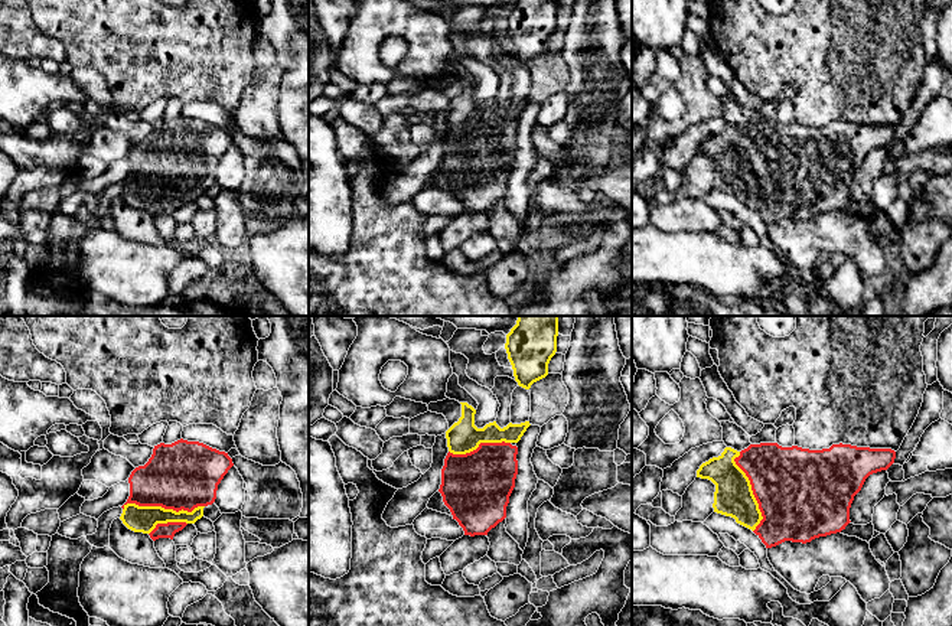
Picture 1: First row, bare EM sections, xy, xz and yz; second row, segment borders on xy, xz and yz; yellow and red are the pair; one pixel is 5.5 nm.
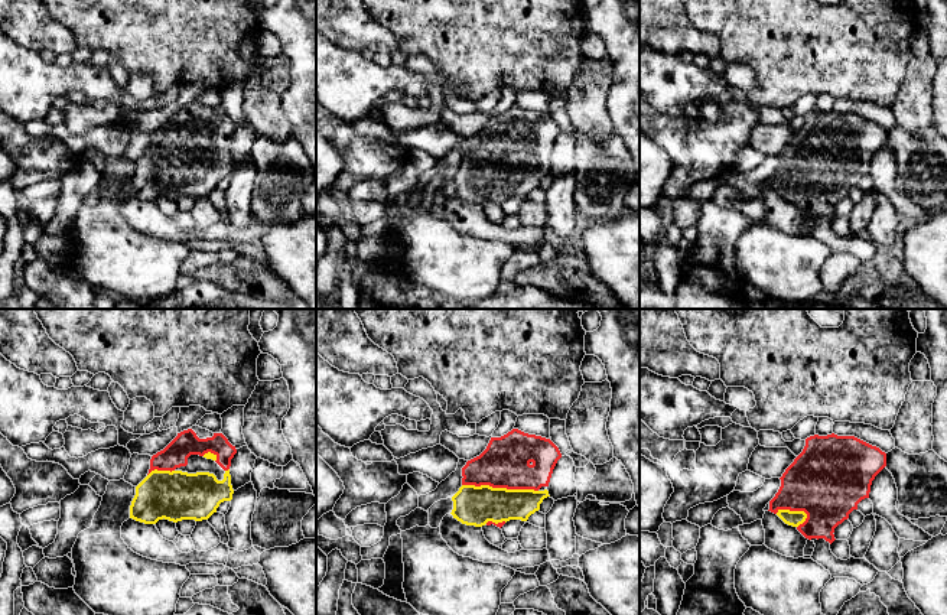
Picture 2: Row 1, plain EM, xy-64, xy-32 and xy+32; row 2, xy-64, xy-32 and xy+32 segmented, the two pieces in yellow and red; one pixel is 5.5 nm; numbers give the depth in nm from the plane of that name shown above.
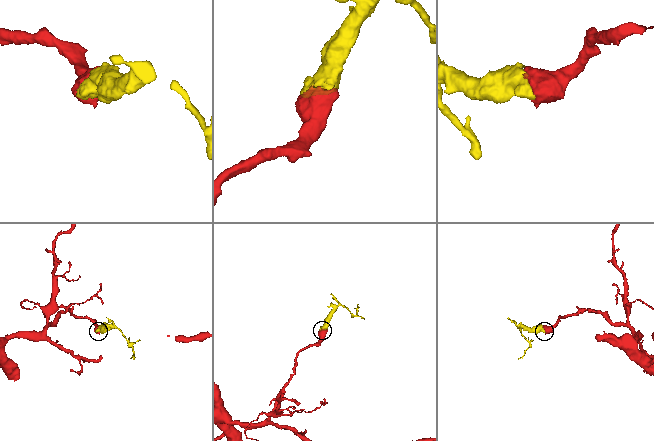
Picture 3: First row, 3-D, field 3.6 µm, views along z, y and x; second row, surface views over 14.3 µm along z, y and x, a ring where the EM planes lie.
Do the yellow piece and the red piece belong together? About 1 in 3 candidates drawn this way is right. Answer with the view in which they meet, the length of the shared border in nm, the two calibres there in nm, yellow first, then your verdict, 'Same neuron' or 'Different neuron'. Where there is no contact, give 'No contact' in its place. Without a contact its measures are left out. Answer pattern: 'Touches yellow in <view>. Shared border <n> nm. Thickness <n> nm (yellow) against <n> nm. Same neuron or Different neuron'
Touches yellow in xy. Shared border 460 nm. Thickness 140 nm (yellow) against 380 nm. Same neuron

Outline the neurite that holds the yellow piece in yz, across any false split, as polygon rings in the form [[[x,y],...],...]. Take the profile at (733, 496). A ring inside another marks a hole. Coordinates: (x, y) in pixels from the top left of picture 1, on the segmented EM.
[[[760,443],[741,451],[726,447],[718,457],[700,466],[697,477],[715,485],[714,512],[734,518],[737,524],[752,529],[766,548],[772,548],[785,541],[806,544],[845,529],[851,522],[851,503],[865,479],[887,470],[894,459],[896,451],[891,449],[839,443],[829,449],[809,450]]]

